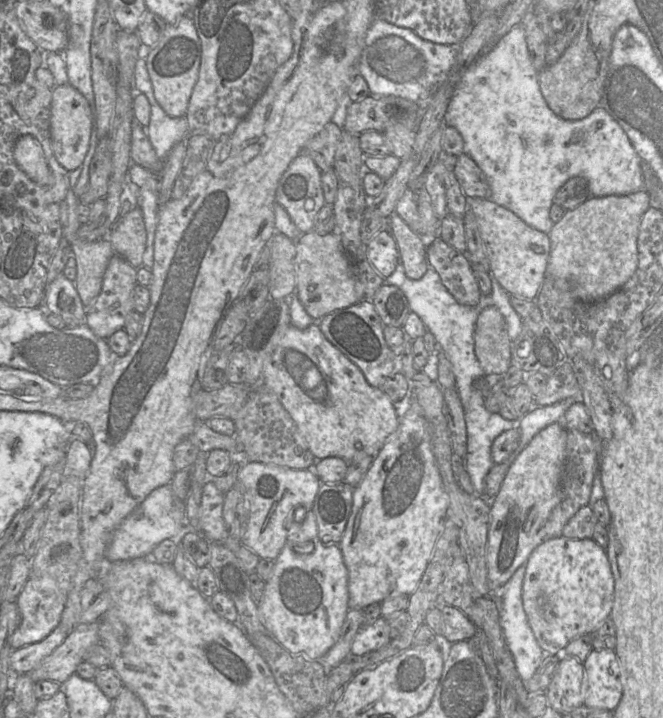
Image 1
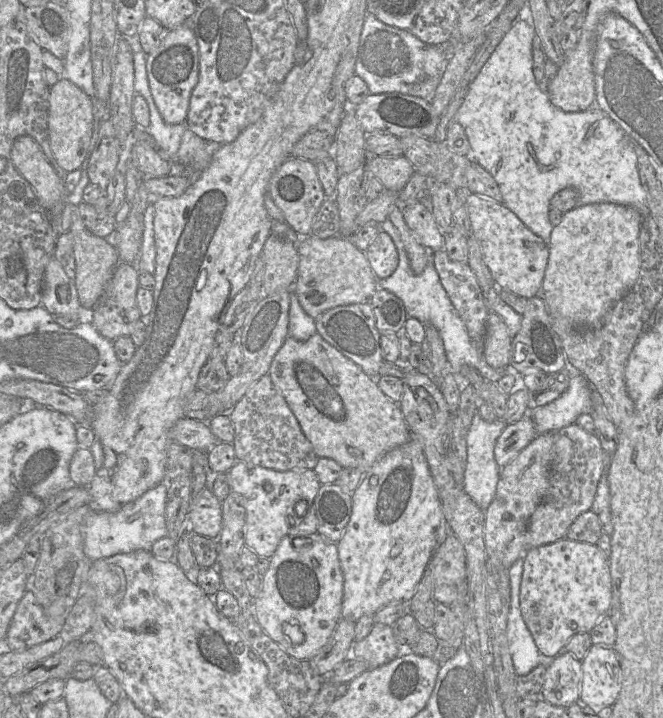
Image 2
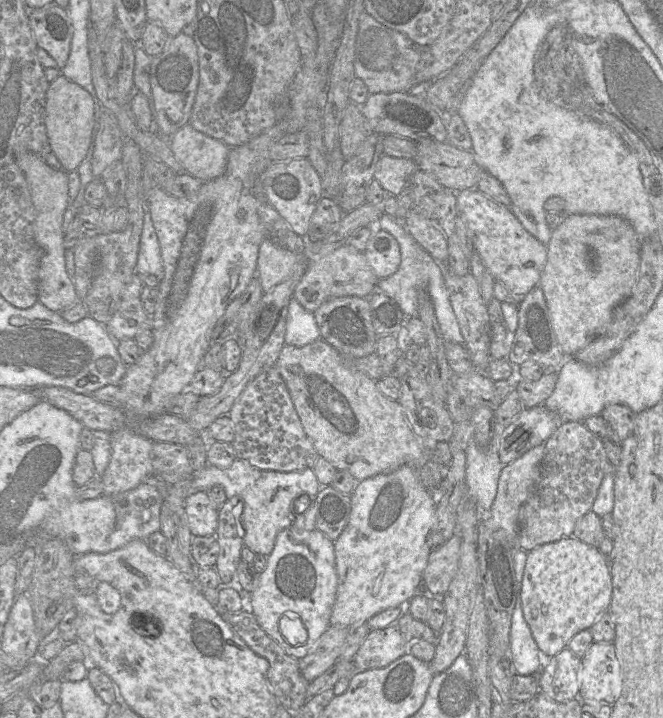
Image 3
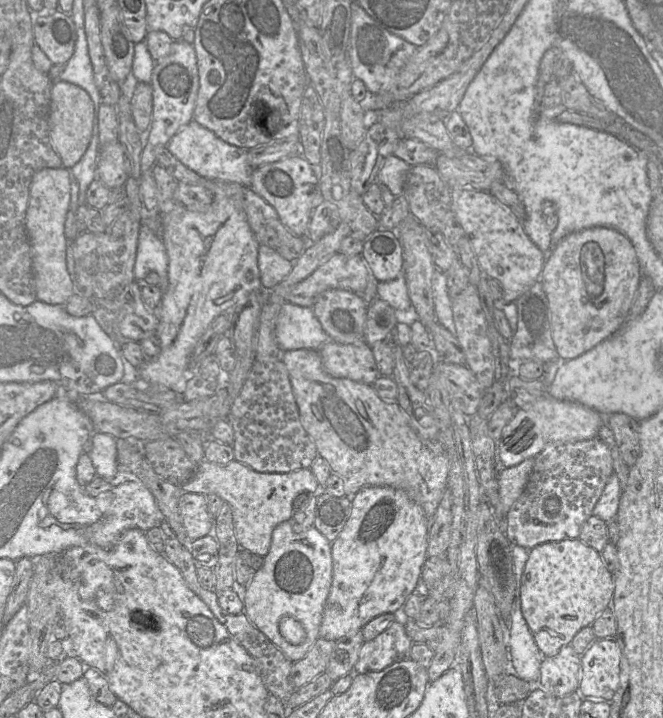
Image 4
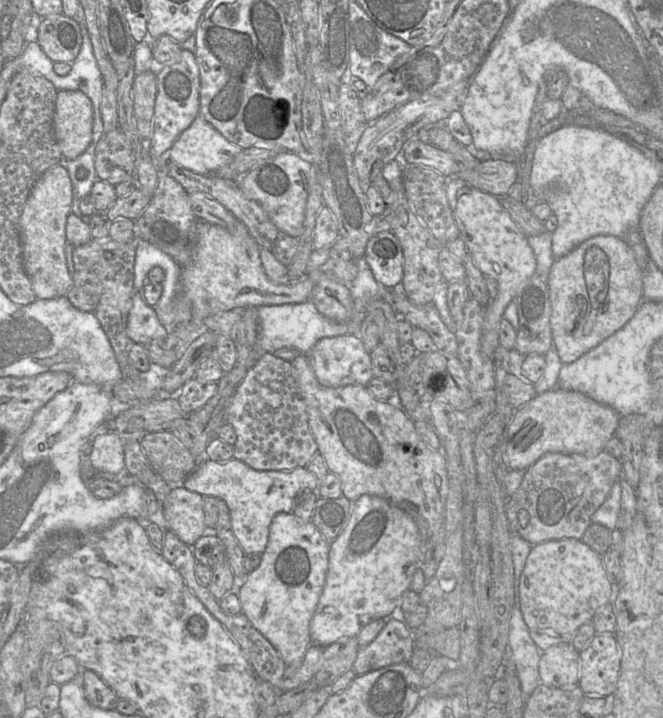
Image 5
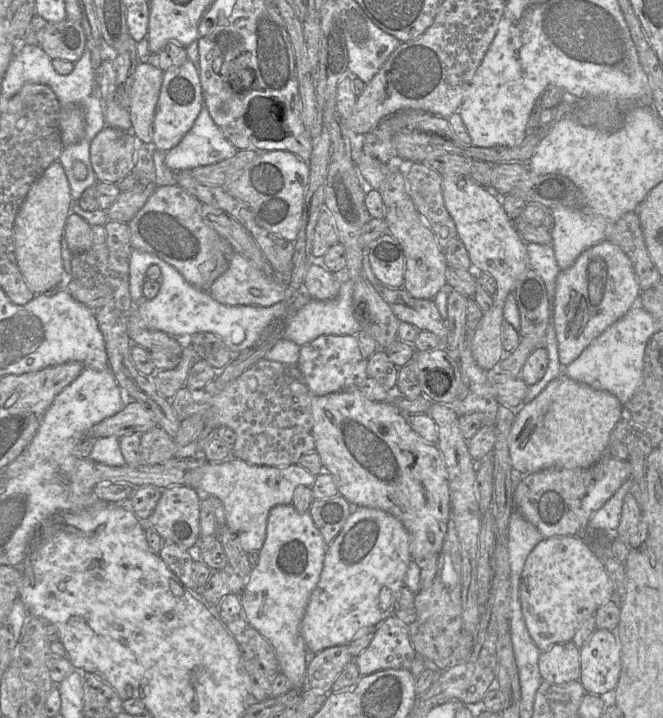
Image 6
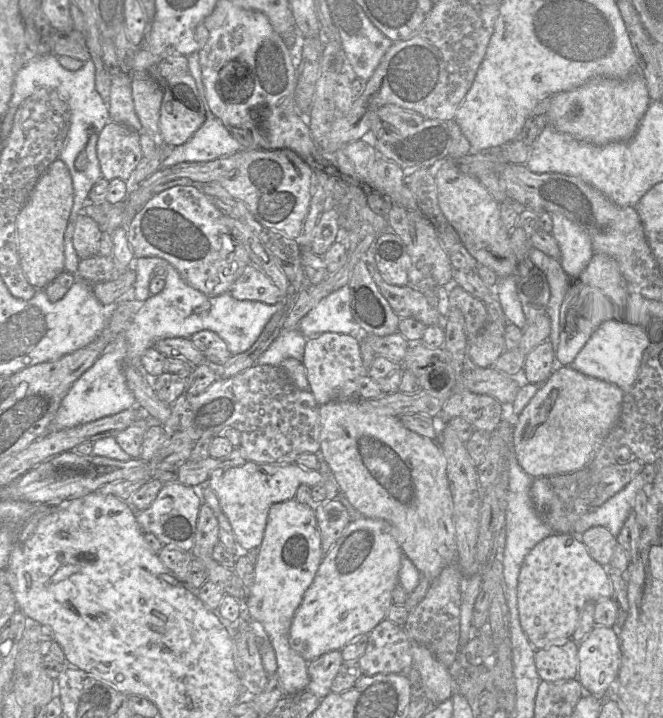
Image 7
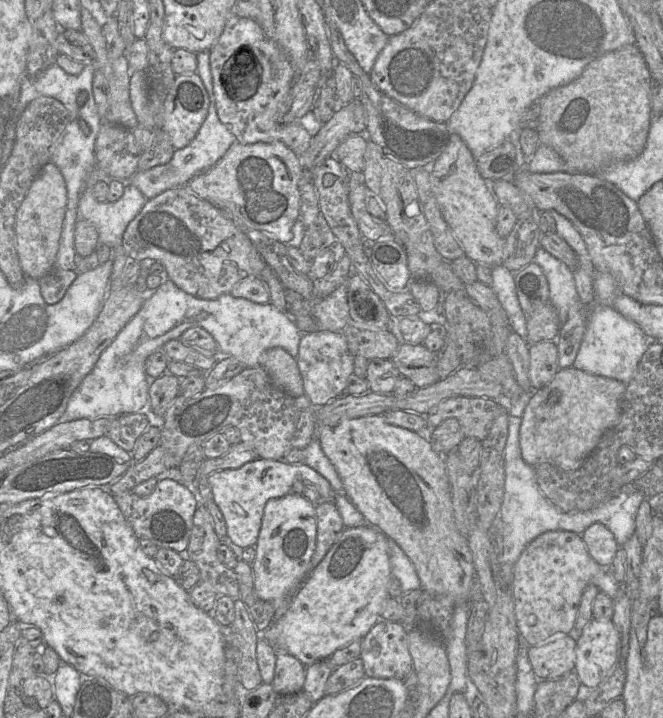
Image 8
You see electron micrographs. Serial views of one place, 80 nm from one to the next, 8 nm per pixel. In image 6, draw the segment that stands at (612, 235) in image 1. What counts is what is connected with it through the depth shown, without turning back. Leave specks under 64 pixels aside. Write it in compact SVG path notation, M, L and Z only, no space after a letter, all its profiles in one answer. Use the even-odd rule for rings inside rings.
M607 239L583 251L572 266L560 271L551 316L562 370L576 360L595 338L633 308L640 294L631 260L618 245Z

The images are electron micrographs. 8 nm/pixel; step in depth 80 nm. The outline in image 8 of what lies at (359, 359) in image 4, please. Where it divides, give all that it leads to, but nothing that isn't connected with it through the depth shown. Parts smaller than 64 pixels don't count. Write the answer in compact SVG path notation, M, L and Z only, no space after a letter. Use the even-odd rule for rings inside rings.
M317 330L302 335L297 357L304 392L314 407L321 407L346 394L349 377L354 374L354 355L343 333Z

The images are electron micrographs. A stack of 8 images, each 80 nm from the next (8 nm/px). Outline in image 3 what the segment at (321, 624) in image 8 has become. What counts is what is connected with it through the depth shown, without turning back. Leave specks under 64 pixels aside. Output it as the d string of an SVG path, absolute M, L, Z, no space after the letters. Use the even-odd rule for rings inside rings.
M409 465L358 482L350 500L349 520L334 542L338 587L330 616L331 627L349 628L367 622L386 609L406 606L422 587L423 572L432 552L432 534L437 526L434 495L424 487L416 469Z

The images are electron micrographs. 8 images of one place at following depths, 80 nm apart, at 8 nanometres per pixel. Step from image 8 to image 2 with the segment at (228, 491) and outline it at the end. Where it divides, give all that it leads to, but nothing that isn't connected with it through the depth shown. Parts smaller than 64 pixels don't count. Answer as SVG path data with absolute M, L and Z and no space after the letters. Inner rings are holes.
M236 461L226 474L230 491L242 495L245 499L245 545L259 557L269 559L274 555L281 539L288 535L288 518L293 517L290 515L293 504L298 500L305 500L309 506L313 506L321 486L313 469L276 471Z

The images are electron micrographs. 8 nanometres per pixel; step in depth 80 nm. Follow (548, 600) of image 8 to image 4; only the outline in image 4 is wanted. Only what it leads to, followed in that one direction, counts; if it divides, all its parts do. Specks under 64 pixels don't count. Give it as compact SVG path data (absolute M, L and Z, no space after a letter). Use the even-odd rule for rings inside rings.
M580 539L545 542L529 550L521 577L520 603L534 641L544 657L554 656L582 628L611 607L614 576L601 553Z

